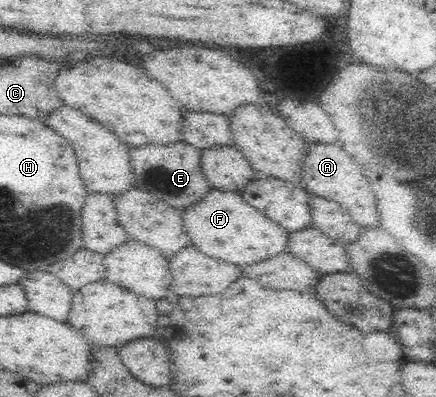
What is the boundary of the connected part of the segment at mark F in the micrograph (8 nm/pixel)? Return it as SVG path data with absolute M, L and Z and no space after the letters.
M212 188L200 204L194 204L182 214L184 228L192 236L194 246L198 246L198 250L206 256L232 262L238 266L250 266L286 252L289 233L262 212L258 212L254 206L246 204L240 194Z

